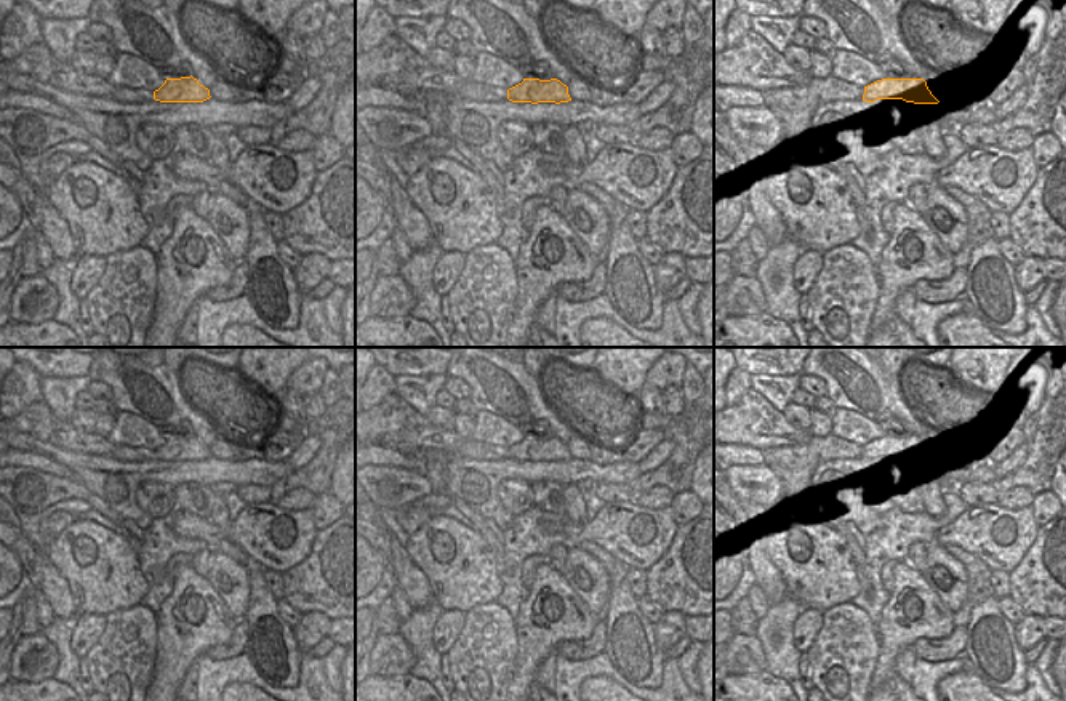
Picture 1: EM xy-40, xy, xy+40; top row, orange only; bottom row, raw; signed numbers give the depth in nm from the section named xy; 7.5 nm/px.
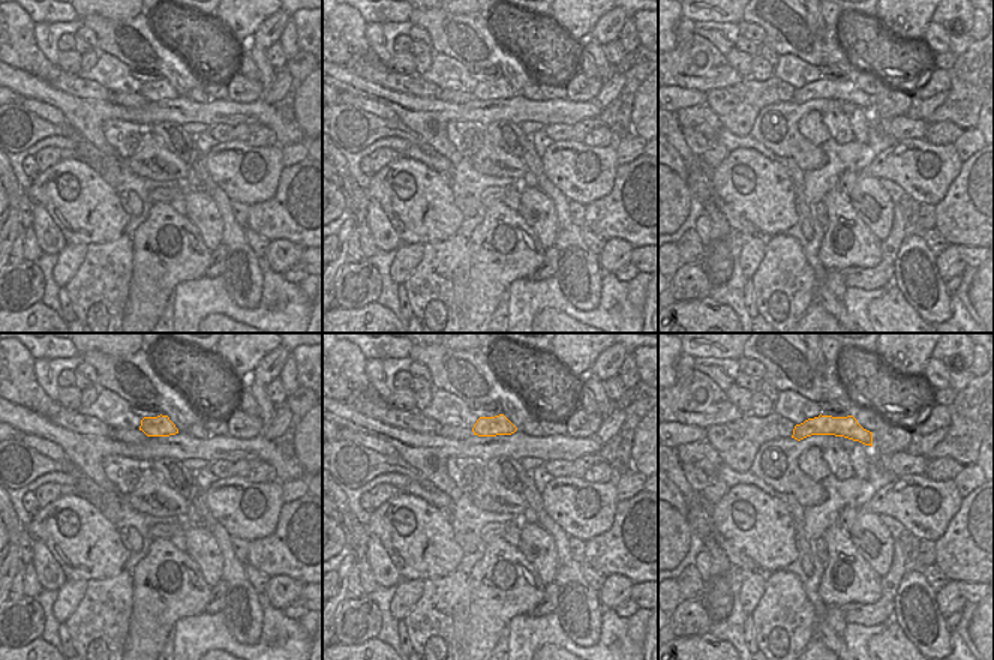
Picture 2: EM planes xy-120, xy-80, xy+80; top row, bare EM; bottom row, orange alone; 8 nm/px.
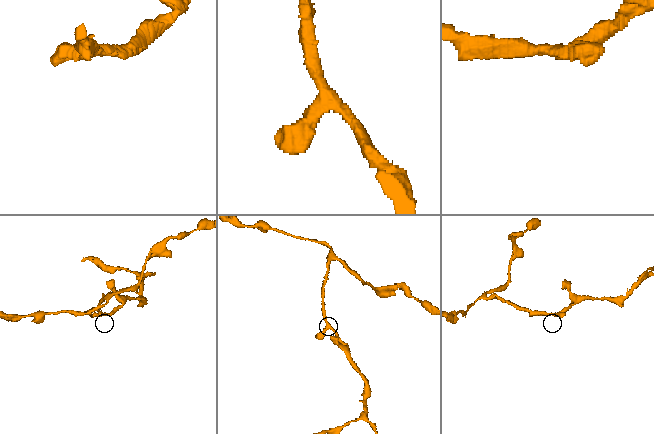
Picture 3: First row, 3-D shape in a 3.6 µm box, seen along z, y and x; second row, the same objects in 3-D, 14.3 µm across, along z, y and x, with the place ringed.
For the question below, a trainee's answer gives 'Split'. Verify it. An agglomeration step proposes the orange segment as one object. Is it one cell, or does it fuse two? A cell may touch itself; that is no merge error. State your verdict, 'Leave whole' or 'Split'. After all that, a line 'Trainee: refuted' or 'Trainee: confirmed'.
Leave whole
Trainee: refuted

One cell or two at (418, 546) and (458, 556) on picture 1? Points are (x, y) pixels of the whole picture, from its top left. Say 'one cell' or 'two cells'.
one cell

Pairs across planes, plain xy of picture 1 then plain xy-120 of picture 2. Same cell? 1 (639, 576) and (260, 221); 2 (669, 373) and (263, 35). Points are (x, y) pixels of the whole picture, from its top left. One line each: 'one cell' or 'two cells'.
1: two cells
2: one cell

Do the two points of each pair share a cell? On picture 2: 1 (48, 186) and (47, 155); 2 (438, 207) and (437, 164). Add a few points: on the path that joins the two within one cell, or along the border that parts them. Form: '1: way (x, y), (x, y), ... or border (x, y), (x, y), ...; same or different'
1: border (77, 158), (65, 158), (39, 173); different
2: border (405, 155), (426, 164), (450, 185); different

